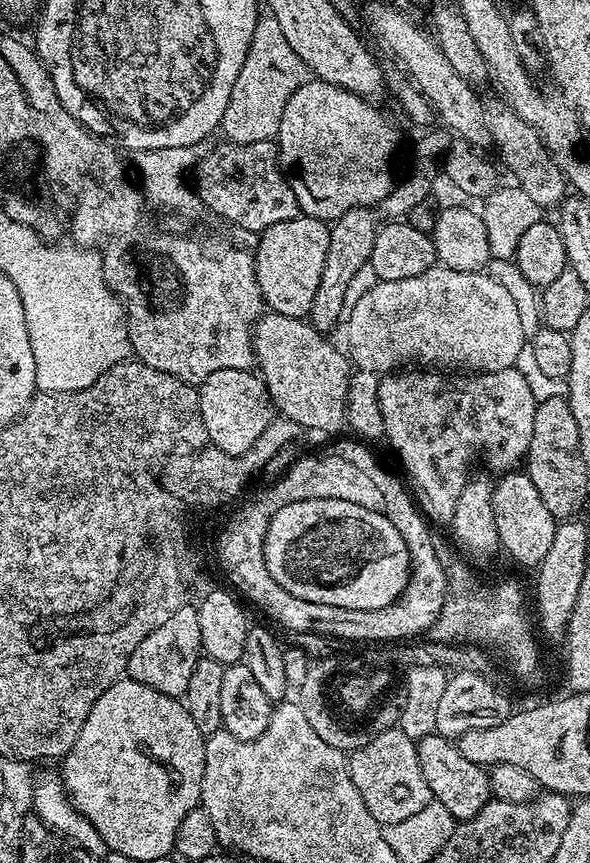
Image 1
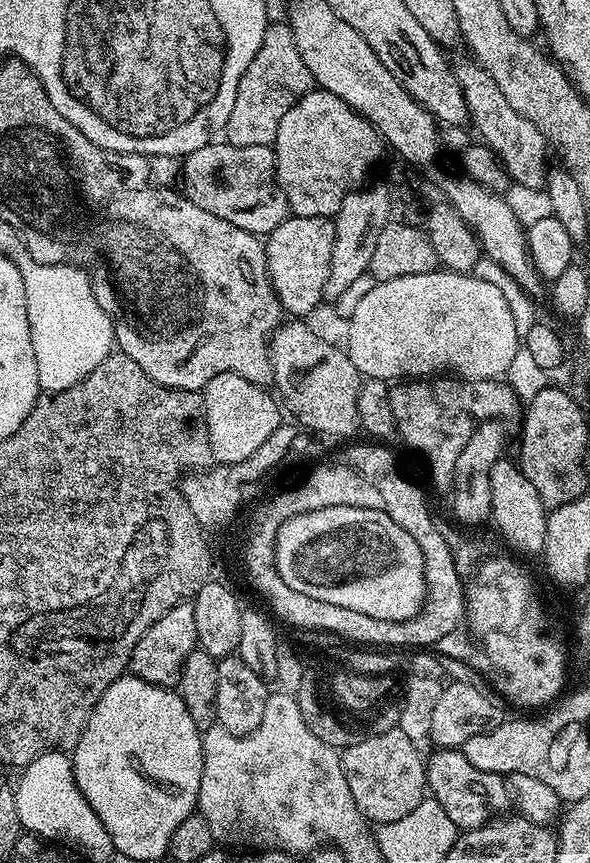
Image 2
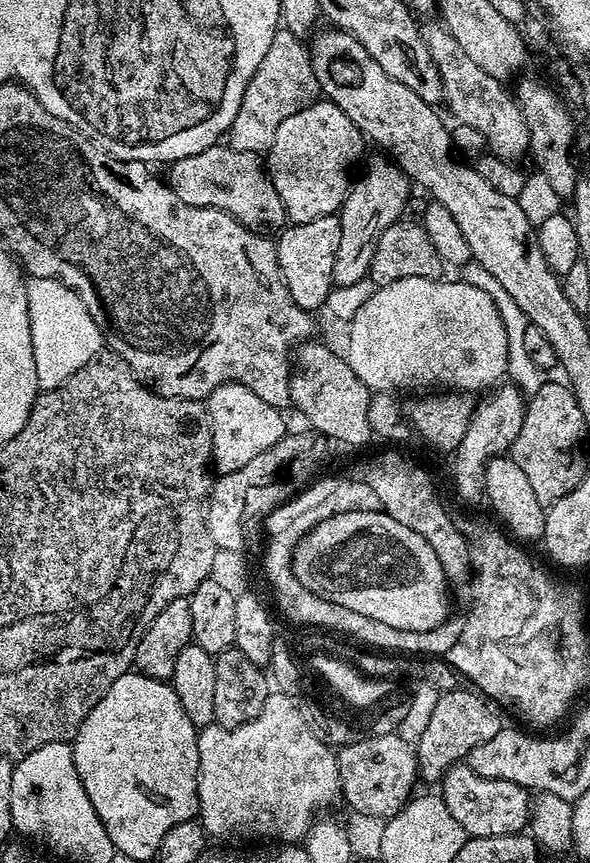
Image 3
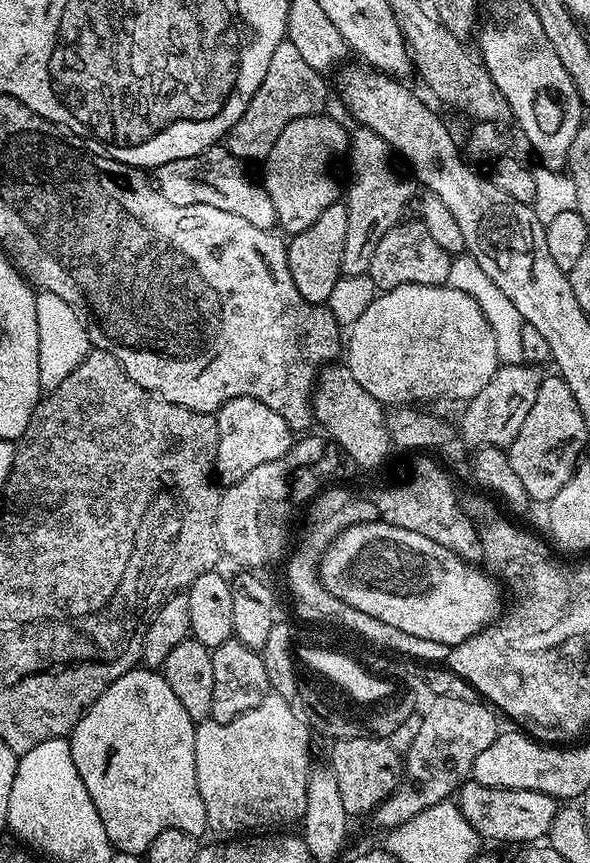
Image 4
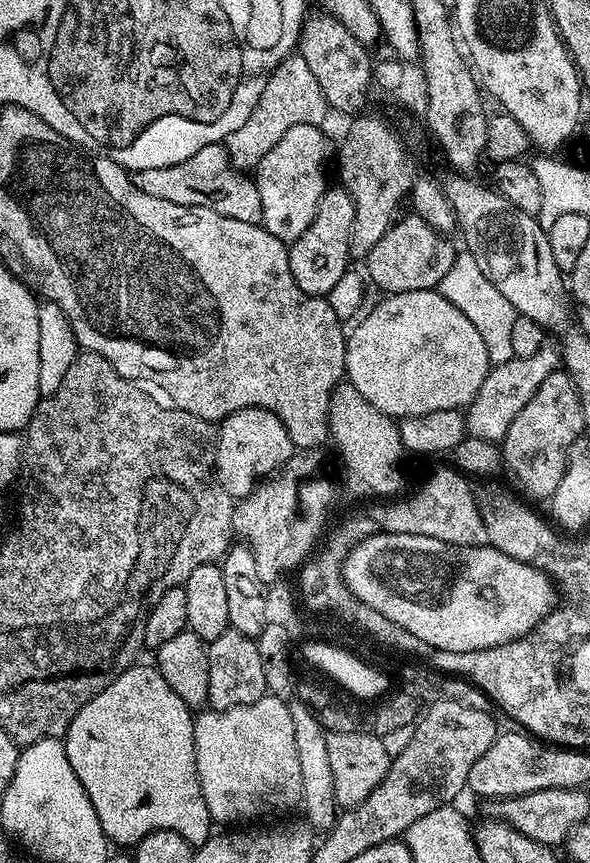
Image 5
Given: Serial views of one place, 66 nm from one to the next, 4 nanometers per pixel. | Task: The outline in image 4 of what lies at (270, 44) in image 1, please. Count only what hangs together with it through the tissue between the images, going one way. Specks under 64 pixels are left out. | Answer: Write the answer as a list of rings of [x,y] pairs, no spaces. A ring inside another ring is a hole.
[[[285,38],[270,57],[266,78],[262,78],[262,86],[254,90],[250,106],[246,106],[242,118],[238,118],[238,122],[234,122],[234,126],[228,131],[226,137],[228,152],[245,162],[267,160],[270,150],[274,150],[274,142],[278,142],[282,130],[286,130],[290,122],[325,111],[324,103],[328,100],[330,84],[324,80],[327,79],[322,73],[307,64],[302,59],[302,53]]]

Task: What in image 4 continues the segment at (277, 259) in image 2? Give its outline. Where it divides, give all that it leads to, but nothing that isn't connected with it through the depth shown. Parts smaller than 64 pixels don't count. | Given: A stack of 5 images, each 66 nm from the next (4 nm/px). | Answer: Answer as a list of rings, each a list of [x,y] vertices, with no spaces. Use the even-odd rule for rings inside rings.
[[[337,202],[326,206],[326,210],[306,230],[295,233],[287,241],[288,265],[290,278],[294,278],[294,286],[298,286],[298,294],[315,304],[327,305],[330,290],[334,290],[334,282],[341,278],[342,249],[346,243],[346,210],[347,203]]]

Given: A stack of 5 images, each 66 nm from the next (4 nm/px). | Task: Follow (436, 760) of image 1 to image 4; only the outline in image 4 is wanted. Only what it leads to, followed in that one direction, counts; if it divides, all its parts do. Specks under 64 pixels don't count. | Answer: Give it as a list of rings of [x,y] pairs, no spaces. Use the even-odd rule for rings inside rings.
[[[471,778],[460,785],[458,803],[460,813],[464,815],[466,822],[470,822],[470,826],[474,826],[481,841],[497,840],[500,844],[520,844],[519,846],[543,841],[554,822],[558,807],[556,797],[547,796],[544,792],[482,786]]]

